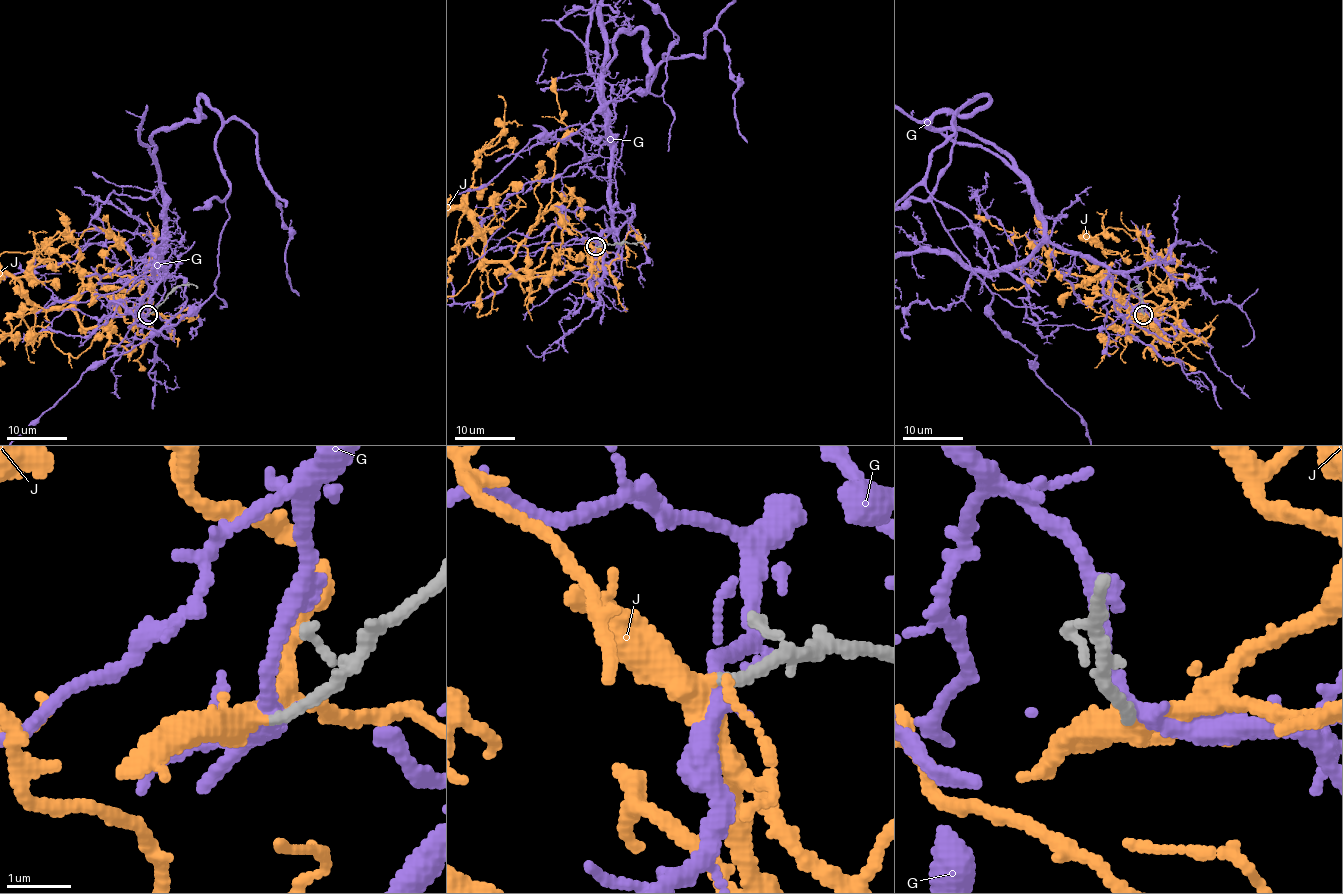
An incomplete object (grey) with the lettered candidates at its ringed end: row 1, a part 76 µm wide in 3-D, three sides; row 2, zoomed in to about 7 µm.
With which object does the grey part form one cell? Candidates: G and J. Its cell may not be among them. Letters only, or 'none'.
J

